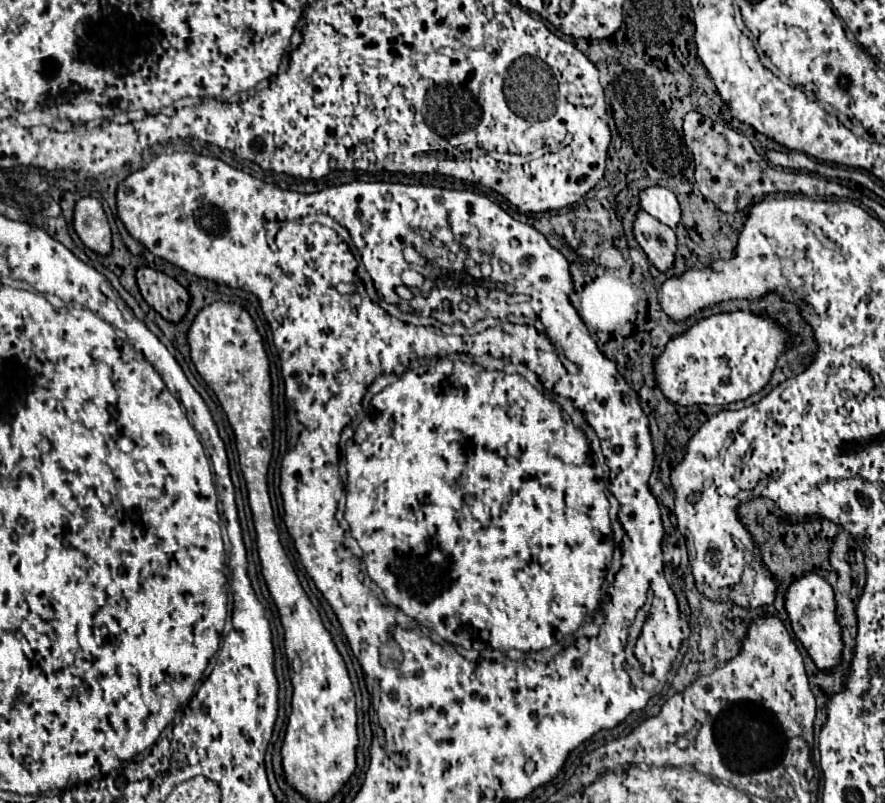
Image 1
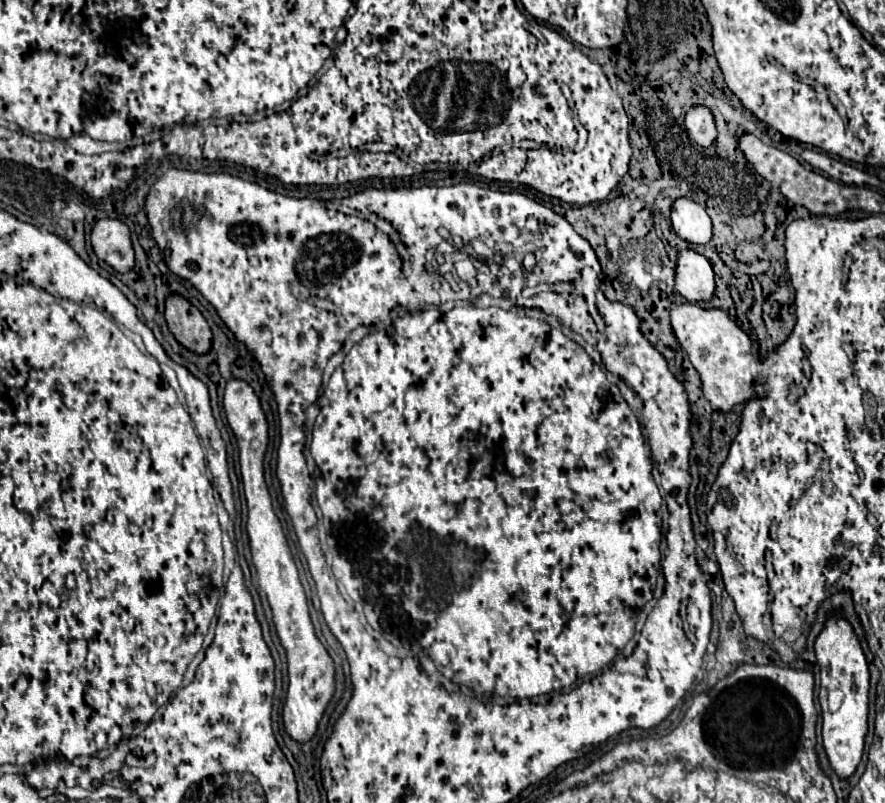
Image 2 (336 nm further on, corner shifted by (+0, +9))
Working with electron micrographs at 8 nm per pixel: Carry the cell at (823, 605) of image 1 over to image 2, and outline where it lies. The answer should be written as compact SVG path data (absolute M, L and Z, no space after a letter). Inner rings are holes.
M836 613L832 619L826 621L822 633L818 635L816 643L816 659L820 667L820 705L822 705L822 741L824 751L830 761L830 767L836 771L840 779L848 779L862 761L864 753L864 737L868 733L868 665L864 651L850 627L850 623ZM832 689L840 689L844 699L836 713L828 711L826 693Z

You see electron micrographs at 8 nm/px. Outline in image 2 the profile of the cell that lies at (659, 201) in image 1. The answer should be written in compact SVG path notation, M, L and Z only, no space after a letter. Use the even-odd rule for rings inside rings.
M680 197L672 205L672 227L680 239L690 245L706 245L712 239L712 221L704 207Z

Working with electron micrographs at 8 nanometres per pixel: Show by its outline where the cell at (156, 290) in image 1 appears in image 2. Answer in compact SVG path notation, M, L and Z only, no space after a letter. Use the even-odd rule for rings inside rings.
M172 295L166 301L166 323L170 333L176 337L176 341L186 347L188 351L194 351L198 355L204 355L212 347L212 331L202 317L202 313L192 307L184 297Z

